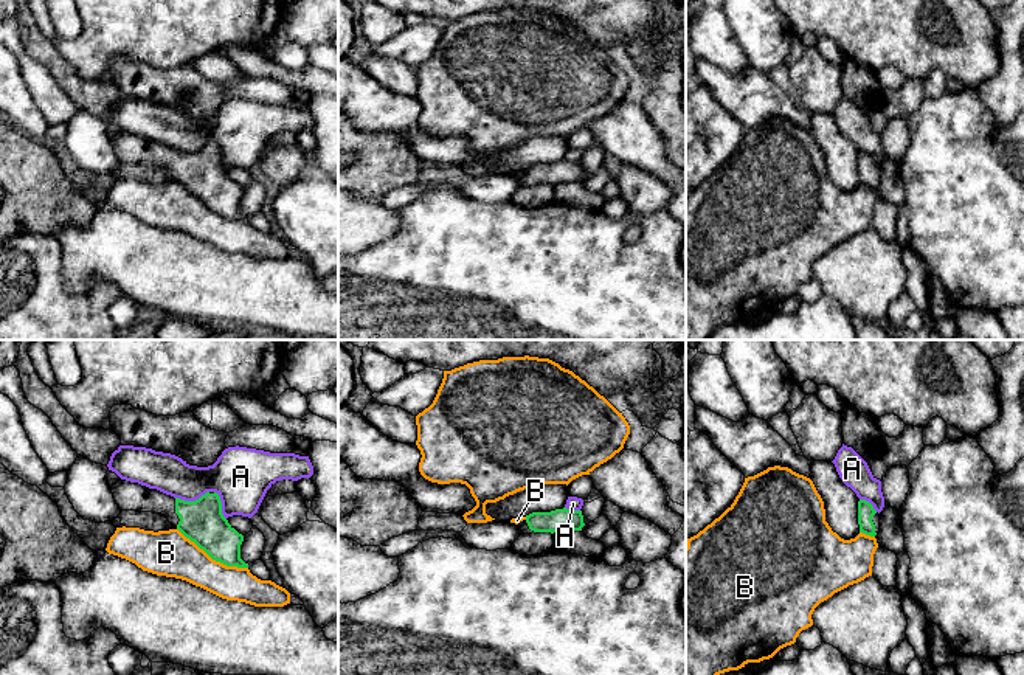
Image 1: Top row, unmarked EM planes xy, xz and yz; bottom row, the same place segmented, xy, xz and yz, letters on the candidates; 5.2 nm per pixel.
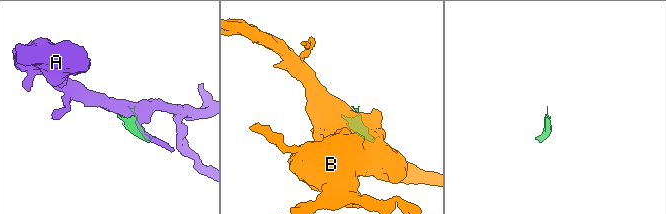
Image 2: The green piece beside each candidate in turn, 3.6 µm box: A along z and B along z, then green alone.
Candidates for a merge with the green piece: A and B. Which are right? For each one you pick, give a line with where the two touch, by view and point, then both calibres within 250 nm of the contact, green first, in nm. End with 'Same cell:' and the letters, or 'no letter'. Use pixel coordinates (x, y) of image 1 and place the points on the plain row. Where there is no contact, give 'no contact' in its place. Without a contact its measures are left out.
Same cell: no letter

